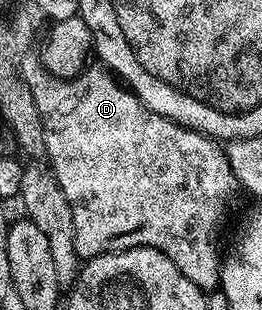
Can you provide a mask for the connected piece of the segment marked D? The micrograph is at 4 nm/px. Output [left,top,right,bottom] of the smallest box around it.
[21,60,238,290]

